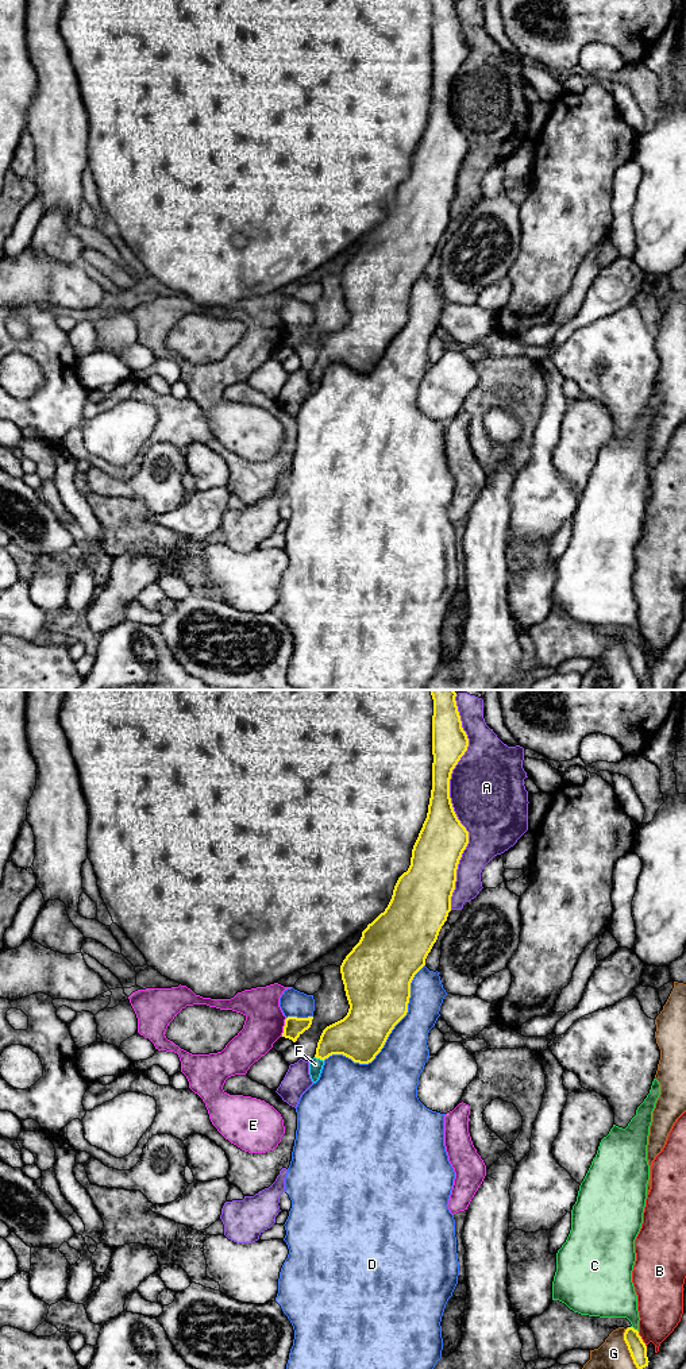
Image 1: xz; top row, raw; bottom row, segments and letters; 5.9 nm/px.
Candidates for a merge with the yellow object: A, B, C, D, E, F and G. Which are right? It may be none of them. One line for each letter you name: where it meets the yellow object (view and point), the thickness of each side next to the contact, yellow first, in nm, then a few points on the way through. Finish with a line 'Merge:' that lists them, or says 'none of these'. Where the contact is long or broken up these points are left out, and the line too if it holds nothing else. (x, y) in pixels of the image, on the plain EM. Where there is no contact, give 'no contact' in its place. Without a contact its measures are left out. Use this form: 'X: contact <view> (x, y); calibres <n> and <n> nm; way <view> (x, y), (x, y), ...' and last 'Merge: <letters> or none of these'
F: contact xz (319, 366); calibres 260 and 80 nm; way xz (355, 346), (338, 347), (319, 366), (315, 373)
Merge: F

